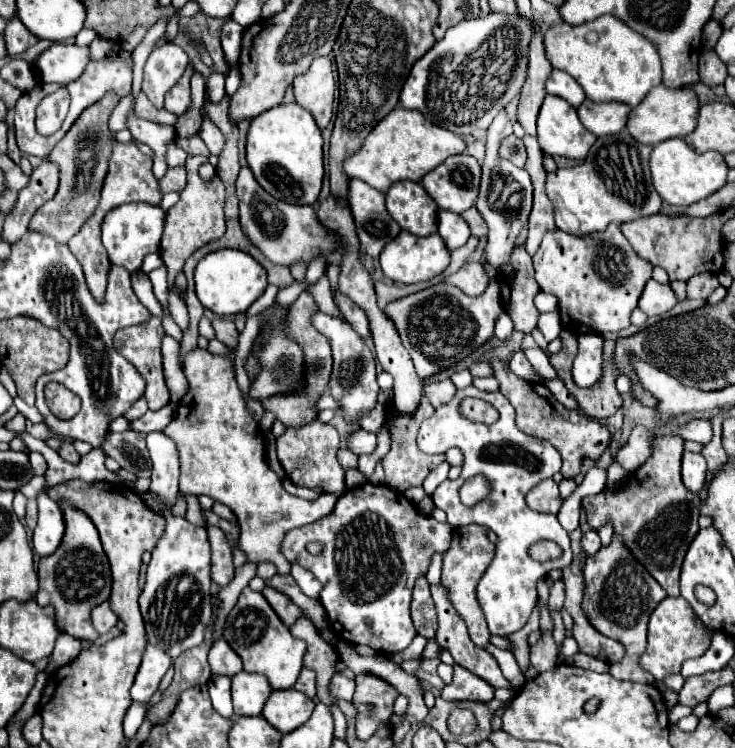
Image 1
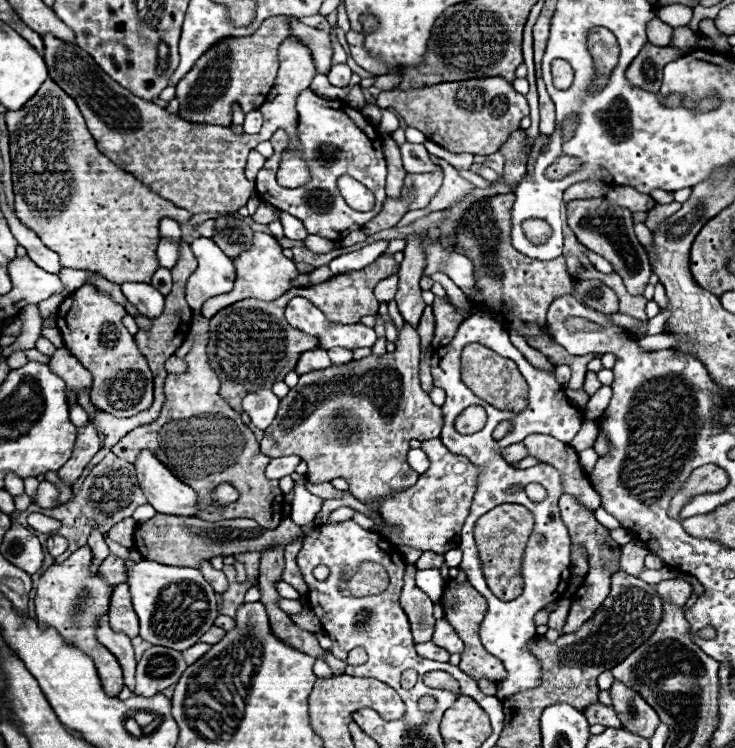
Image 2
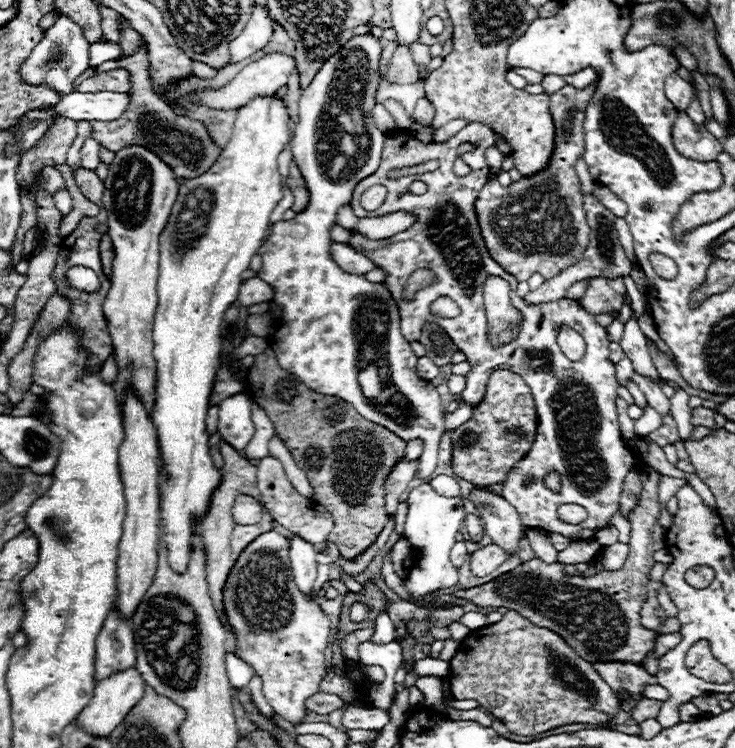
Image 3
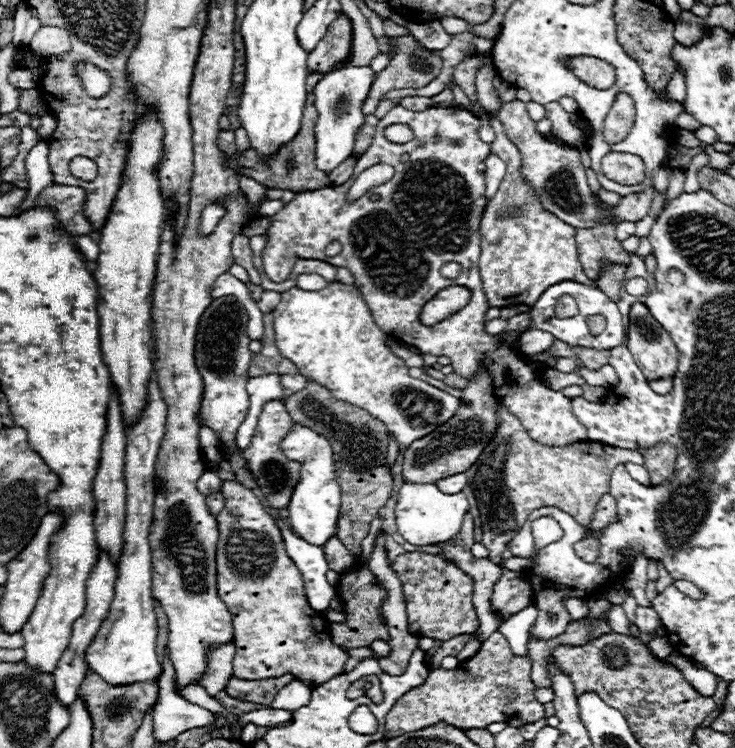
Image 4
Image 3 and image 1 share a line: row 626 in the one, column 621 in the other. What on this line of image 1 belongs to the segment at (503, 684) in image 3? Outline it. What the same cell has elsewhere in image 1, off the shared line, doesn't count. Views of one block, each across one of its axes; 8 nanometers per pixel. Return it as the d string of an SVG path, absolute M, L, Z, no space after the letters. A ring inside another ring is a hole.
M658 436L652 442L650 458L614 490L582 498L582 508L592 530L606 524L614 528L634 558L658 580L668 596L680 594L680 566L684 554L698 534L700 498L692 494L680 478L680 458L684 440L676 436Z

